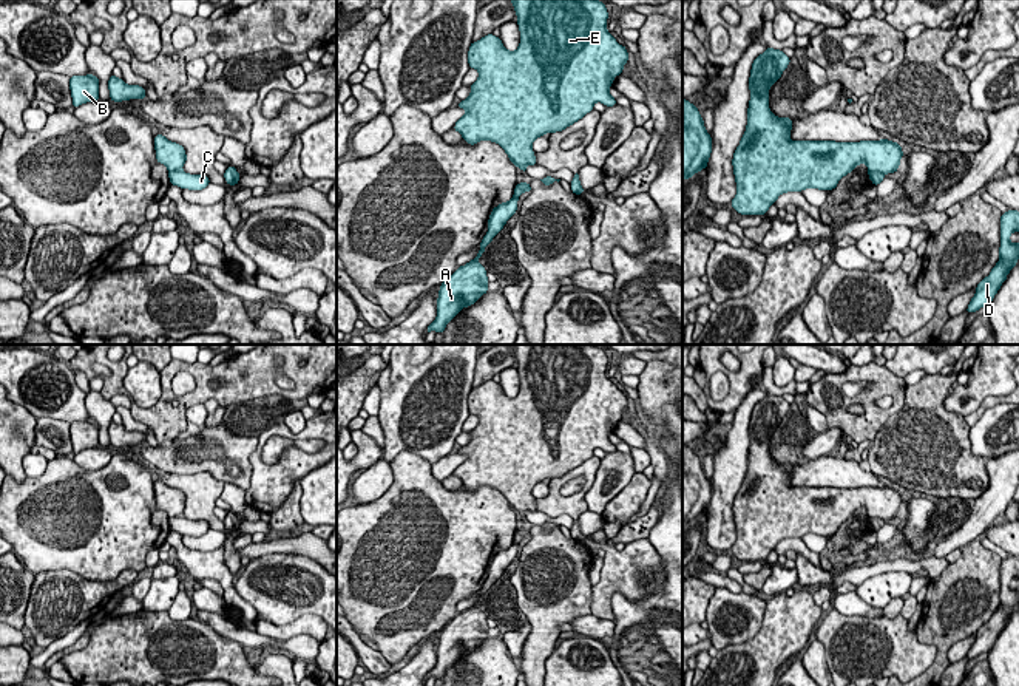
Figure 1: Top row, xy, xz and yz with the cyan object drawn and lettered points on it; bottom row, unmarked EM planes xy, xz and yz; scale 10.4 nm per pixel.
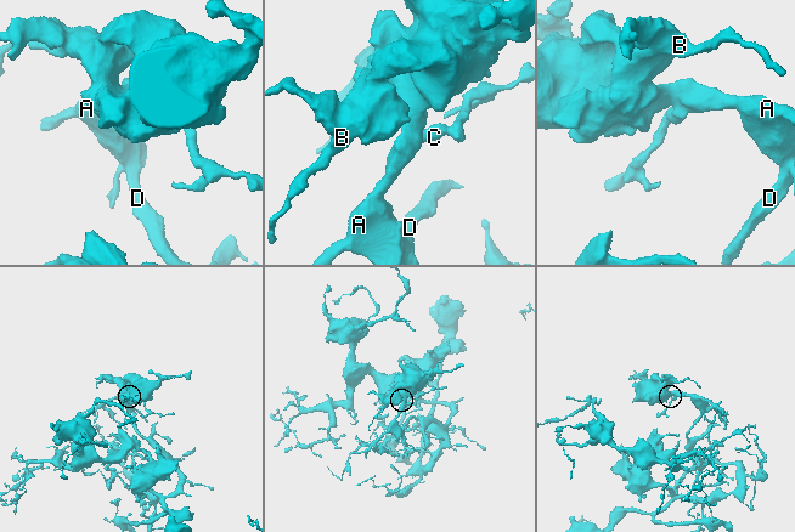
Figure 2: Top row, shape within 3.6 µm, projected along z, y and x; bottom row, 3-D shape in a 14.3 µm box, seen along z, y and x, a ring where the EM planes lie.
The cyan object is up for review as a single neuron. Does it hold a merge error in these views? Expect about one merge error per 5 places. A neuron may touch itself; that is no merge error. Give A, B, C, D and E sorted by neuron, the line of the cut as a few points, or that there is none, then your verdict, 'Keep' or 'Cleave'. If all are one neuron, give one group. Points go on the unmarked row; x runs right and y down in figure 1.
Groups: A B D E / C. Split along yz (870, 516), (879, 516), (883, 521). Cleave

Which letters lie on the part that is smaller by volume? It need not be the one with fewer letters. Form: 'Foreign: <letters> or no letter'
Foreign: C

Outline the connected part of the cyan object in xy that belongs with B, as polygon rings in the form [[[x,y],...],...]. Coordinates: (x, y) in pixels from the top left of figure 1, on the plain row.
[[[93,420],[69,423],[73,453],[99,447],[99,425]]]

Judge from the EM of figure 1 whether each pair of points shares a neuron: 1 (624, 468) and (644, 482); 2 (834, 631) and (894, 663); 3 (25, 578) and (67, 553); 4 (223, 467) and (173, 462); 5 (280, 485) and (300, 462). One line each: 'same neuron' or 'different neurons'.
1: different neurons
2: same neuron
3: different neurons
4: same neuron
5: same neuron

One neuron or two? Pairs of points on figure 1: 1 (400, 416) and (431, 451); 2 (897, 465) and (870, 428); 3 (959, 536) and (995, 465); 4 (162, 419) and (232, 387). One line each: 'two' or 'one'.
1: one
2: two
3: one
4: one

